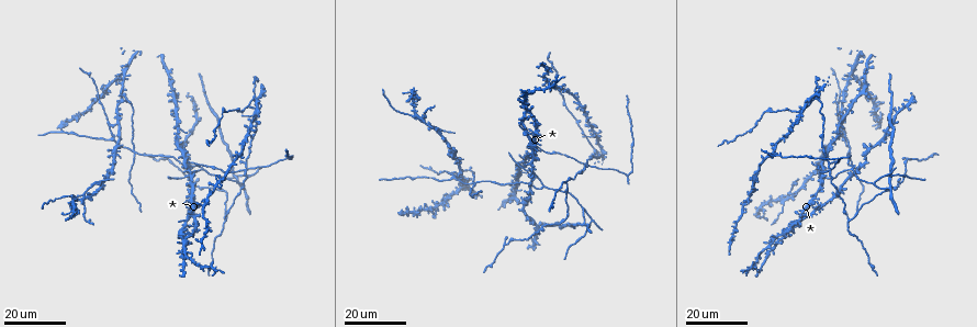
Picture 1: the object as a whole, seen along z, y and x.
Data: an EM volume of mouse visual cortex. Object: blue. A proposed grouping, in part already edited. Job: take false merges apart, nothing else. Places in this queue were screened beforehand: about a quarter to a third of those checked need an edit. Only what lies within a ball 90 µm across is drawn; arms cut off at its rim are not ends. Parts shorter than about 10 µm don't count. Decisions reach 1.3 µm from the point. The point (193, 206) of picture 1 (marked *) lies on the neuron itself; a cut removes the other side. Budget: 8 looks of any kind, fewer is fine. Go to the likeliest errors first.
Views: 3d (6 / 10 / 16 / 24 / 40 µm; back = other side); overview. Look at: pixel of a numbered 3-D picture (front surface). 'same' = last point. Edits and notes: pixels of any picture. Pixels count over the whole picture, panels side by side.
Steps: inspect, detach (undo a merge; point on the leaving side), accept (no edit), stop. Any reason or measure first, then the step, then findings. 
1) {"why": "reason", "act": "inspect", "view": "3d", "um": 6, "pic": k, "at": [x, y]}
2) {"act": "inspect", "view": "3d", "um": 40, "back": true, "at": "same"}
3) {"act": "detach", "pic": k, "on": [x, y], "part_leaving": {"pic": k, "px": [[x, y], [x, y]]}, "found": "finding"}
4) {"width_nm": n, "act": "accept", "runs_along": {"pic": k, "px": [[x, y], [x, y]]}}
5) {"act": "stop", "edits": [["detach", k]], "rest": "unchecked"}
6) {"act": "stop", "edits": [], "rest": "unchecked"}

{"why": "four-way junction", "act": "inspect", "view": "3d", "um": 16, "pic": 1, "at": [851, 149]}

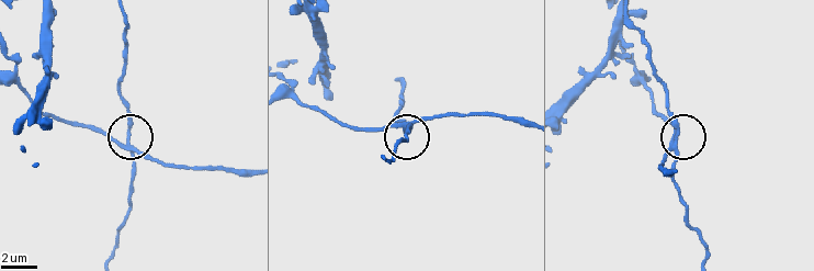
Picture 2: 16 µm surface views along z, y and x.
{"act": "inspect", "view": "3d", "um": 6, "pic": 2, "at": [401, 126]}

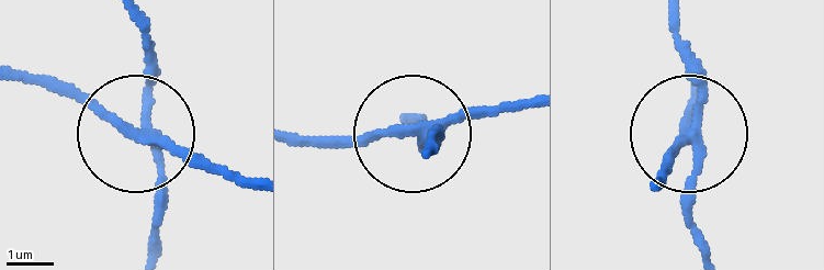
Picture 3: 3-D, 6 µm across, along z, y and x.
{"why": "from behind", "act": "inspect", "view": "3d", "um": 6, "back": true, "pic": 3, "at": [415, 136]}

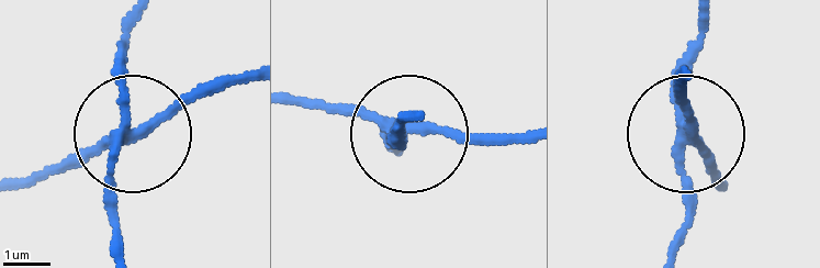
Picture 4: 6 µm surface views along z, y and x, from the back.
{"arms": 4, "act": "detach", "pic": 4, "on": [110, 208], "part_leaving": {"pic": 4, "px": [[119, 143], [108, 187], [119, 246]]}, "found": "a second neuron is stuck on"}

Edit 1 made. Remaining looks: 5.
{"why": "four or more arms meet", "act": "inspect", "view": "3d", "um": 24, "pic": 1, "at": [246, 168]}

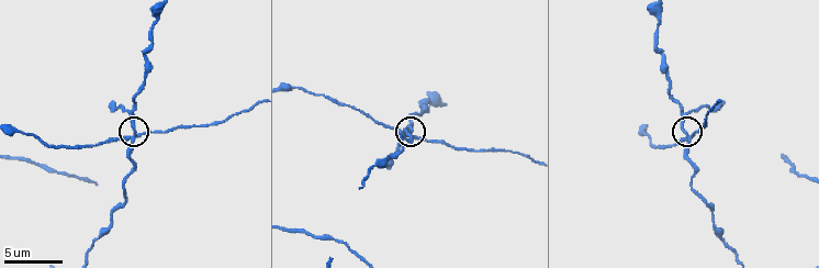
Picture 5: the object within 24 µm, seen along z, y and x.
{"act": "inspect", "view": "3d", "um": 10, "pic": 5, "at": [690, 141]}

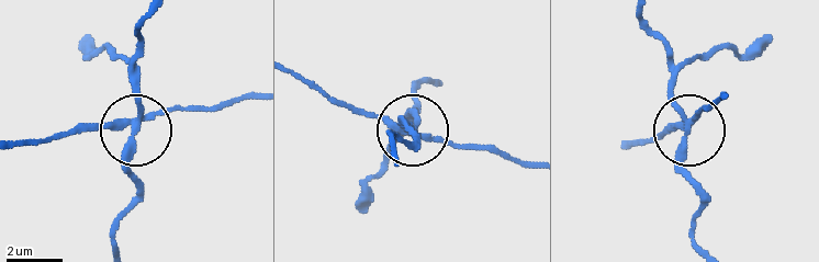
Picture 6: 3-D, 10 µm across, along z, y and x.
{"arms": 4, "act": "accept", "runs_along": {"pic": 6, "px": [[629, 146], [673, 125], [683, 127], [695, 193]]}, "found": "one neuron here"}

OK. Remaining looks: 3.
{"why": "side arm on a straight run", "act": "inspect", "view": "3d", "um": 24, "pic": 1, "at": [82, 195]}

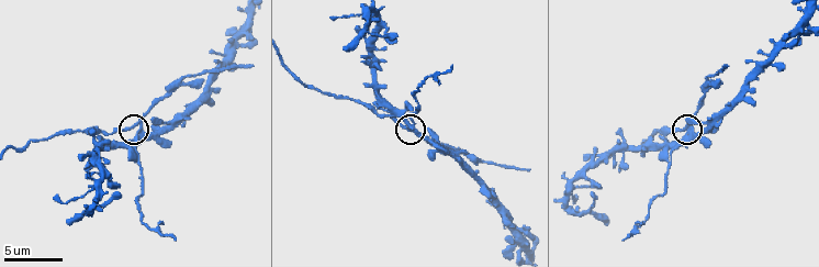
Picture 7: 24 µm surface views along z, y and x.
{"act": "inspect", "view": "3d", "um": 6, "pic": 7, "at": [133, 125]}

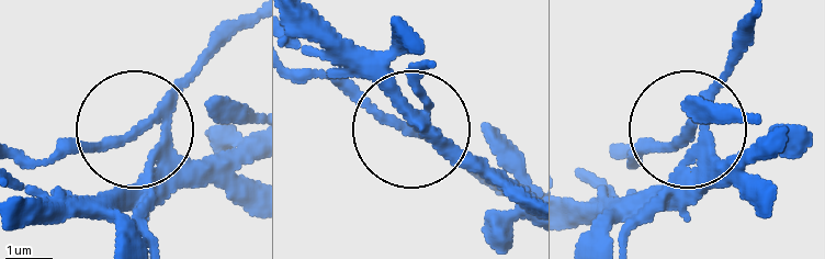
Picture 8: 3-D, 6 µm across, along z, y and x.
{"act": "detach", "pic": 8, "on": [164, 103], "part_leaving": {"pic": 8, "px": [[155, 173], [143, 134], [24, 166]]}, "found": "a second neuron is stuck on"}

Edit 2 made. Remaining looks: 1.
{"act": "stop", "edits": [["detach", 4], ["detach", 8]], "rest": "unchecked"}

